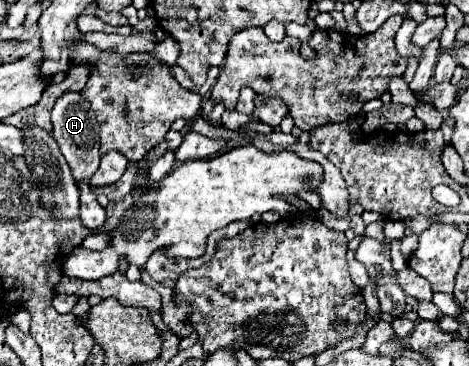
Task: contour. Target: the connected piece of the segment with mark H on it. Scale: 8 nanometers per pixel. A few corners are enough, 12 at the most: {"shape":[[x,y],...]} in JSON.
{"shape":[[80,92],[52,108],[54,140],[76,182],[100,164],[98,122]]}

